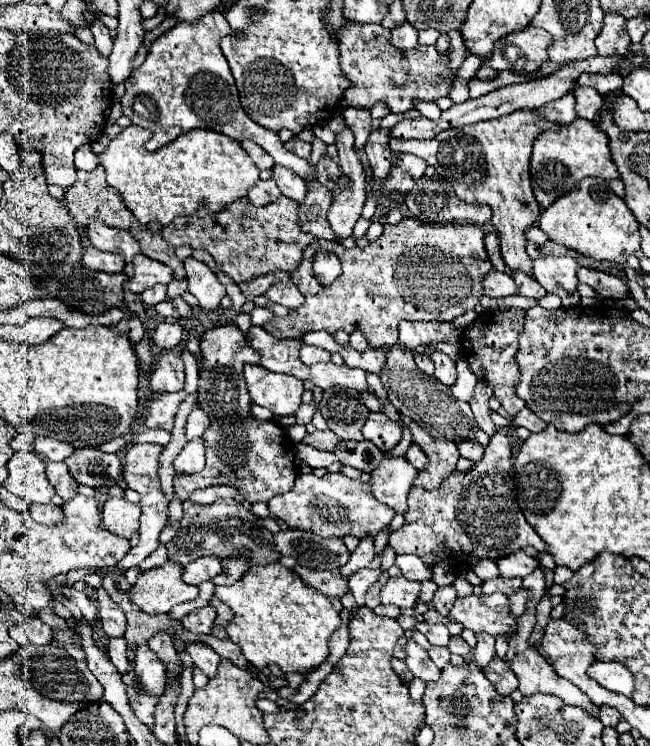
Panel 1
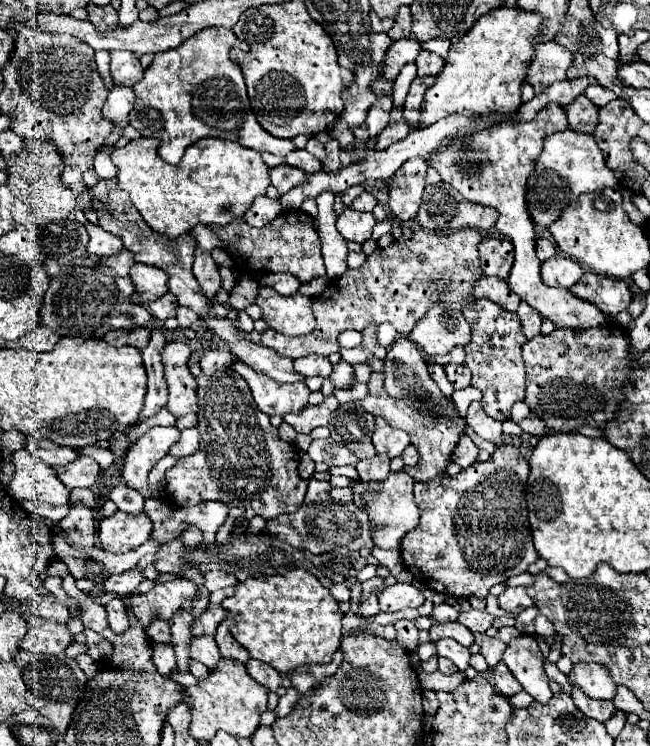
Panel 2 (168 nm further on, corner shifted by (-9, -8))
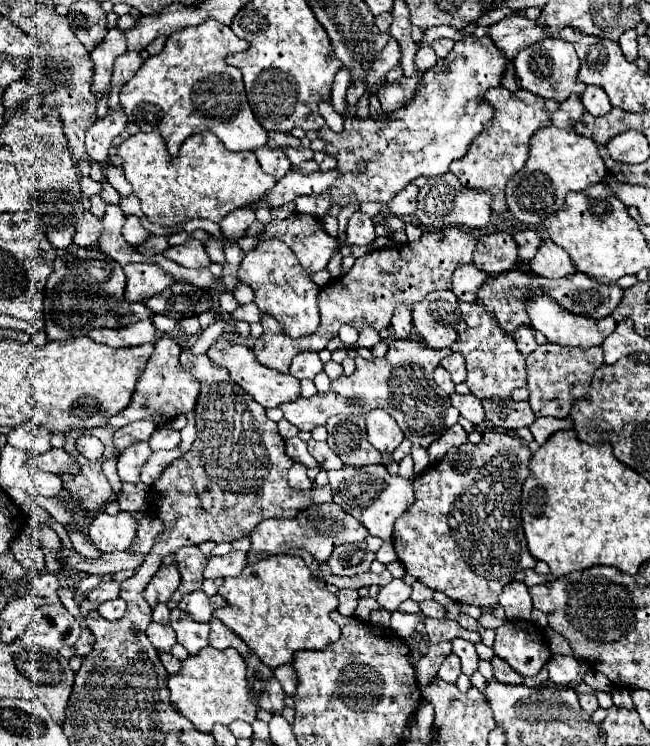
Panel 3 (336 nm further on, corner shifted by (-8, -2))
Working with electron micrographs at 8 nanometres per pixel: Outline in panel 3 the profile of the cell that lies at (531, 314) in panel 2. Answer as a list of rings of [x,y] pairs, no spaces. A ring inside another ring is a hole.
[[[525,326],[517,328],[515,334],[513,334],[513,338],[515,338],[515,342],[517,342],[519,352],[525,354],[525,356],[537,348],[537,342],[535,342],[535,330],[531,330],[531,328],[525,328]]]

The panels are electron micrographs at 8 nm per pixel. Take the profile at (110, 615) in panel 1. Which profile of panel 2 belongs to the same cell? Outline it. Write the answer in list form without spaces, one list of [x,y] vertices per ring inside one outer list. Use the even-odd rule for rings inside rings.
[[[114,598],[110,604],[106,604],[106,612],[108,612],[110,628],[112,628],[116,634],[124,634],[124,632],[128,630],[128,626],[130,626],[124,602],[122,602],[120,598]]]

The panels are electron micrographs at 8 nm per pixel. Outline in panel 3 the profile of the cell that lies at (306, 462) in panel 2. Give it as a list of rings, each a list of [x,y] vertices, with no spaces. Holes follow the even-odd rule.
[[[293,464],[293,466],[289,468],[287,482],[289,482],[291,488],[295,488],[295,490],[311,490],[311,488],[313,488],[313,482],[307,478],[305,470],[307,470],[307,468],[305,468],[303,464]]]

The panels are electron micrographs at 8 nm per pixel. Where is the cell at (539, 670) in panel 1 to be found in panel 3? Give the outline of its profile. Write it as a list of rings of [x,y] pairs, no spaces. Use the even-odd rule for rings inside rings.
[[[505,622],[495,630],[495,656],[505,660],[521,676],[535,676],[549,660],[551,650],[541,634],[525,622]]]

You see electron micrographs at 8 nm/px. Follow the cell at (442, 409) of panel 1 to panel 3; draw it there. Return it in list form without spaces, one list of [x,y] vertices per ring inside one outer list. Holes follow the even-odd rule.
[[[403,304],[397,306],[397,312],[393,314],[393,320],[391,320],[391,328],[393,328],[395,338],[409,338],[409,332],[413,328],[411,308],[405,308]]]

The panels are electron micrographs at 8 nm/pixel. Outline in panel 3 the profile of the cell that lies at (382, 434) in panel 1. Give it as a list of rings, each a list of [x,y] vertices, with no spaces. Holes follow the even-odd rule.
[[[385,410],[367,412],[365,426],[367,426],[369,444],[375,446],[379,452],[393,452],[405,438],[397,422]]]

